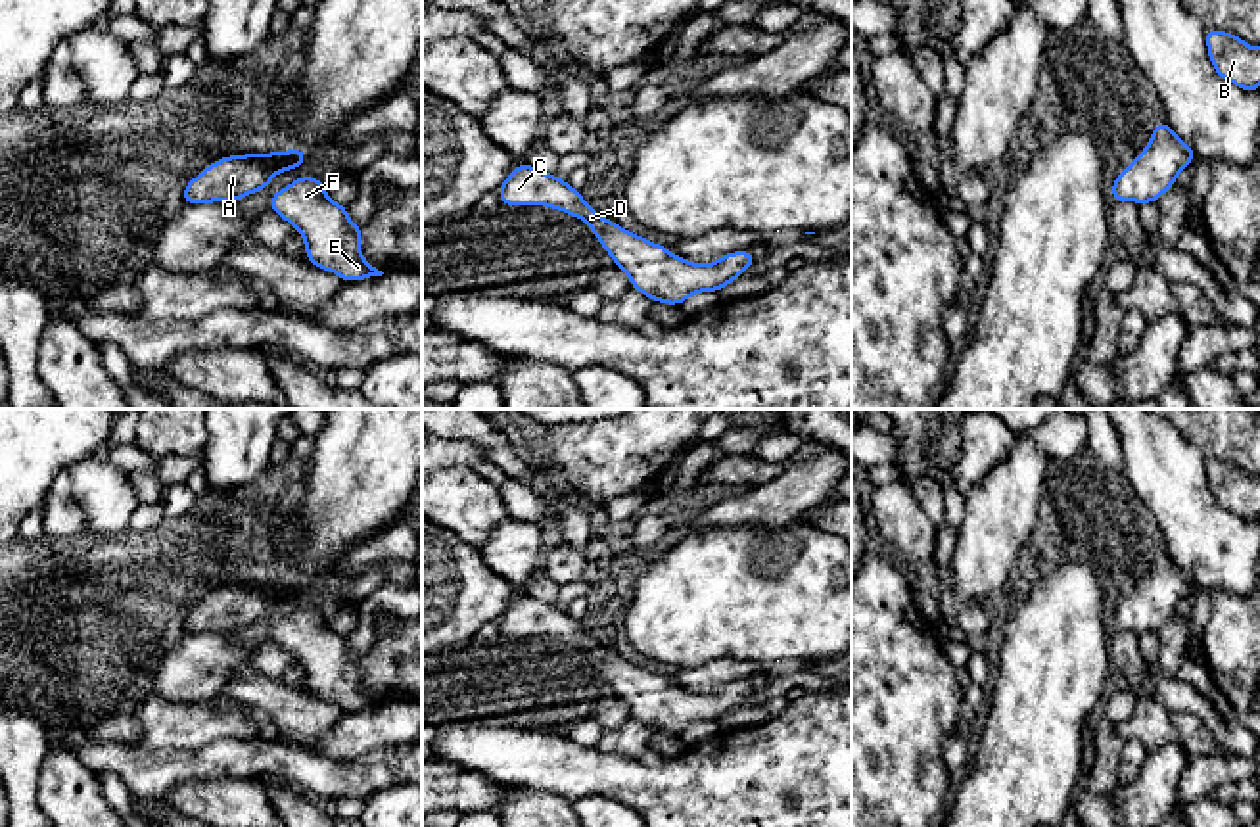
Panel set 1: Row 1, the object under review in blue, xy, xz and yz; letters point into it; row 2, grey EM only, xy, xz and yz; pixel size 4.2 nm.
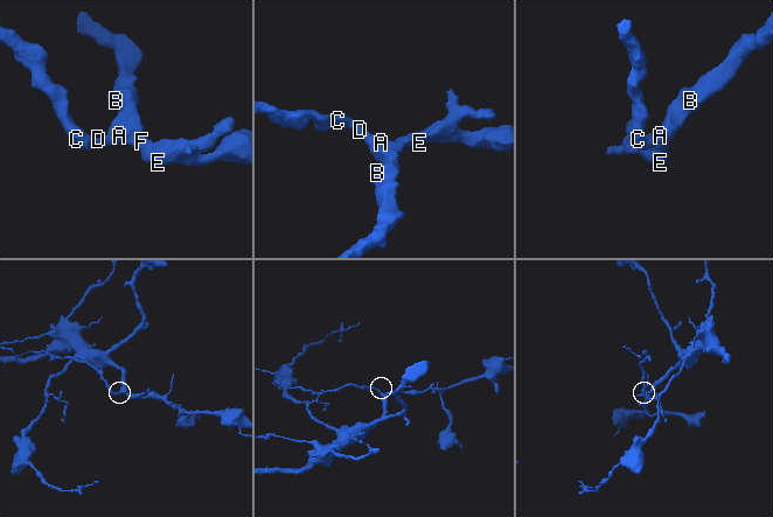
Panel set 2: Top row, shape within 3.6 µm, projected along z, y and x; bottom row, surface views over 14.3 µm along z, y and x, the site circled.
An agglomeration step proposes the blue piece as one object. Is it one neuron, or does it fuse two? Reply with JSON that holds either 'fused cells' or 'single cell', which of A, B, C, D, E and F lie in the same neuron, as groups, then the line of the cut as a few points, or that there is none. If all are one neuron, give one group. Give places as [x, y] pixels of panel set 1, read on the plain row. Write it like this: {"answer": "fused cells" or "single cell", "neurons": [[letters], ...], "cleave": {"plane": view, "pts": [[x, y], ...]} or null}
{"answer": "single cell", "neurons": [["A", "B", "C", "D", "E", "F"]], "cleave": null}

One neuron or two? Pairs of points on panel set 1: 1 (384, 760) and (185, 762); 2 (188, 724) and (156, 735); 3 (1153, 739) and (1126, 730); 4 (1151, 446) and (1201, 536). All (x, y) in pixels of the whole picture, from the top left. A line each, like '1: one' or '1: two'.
1: one
2: one
3: one
4: one

